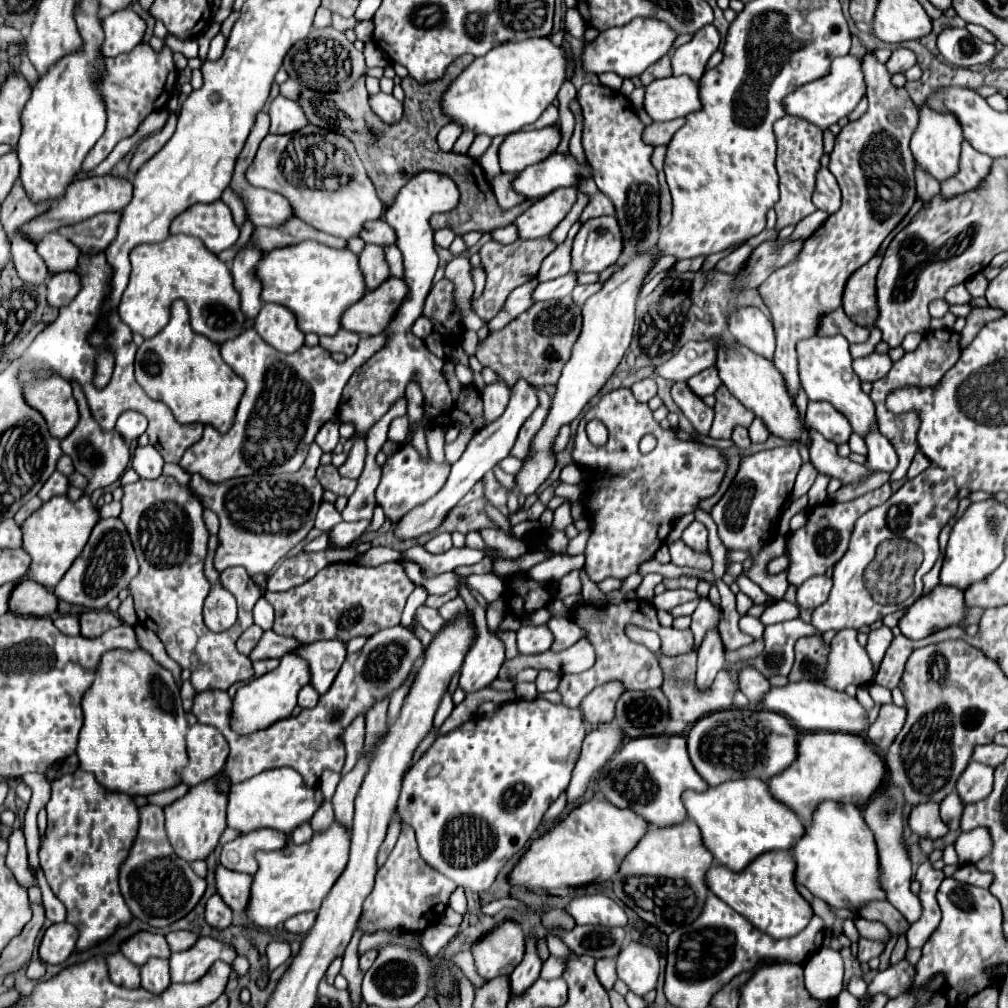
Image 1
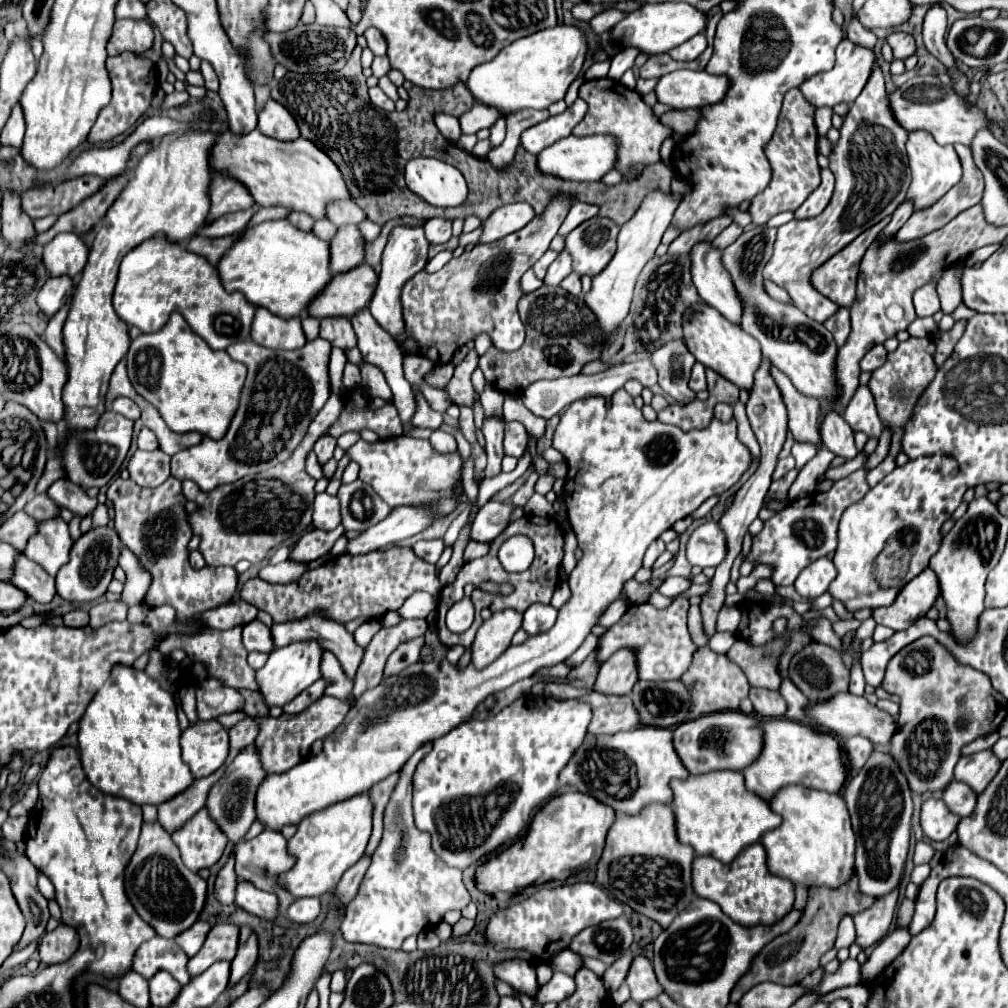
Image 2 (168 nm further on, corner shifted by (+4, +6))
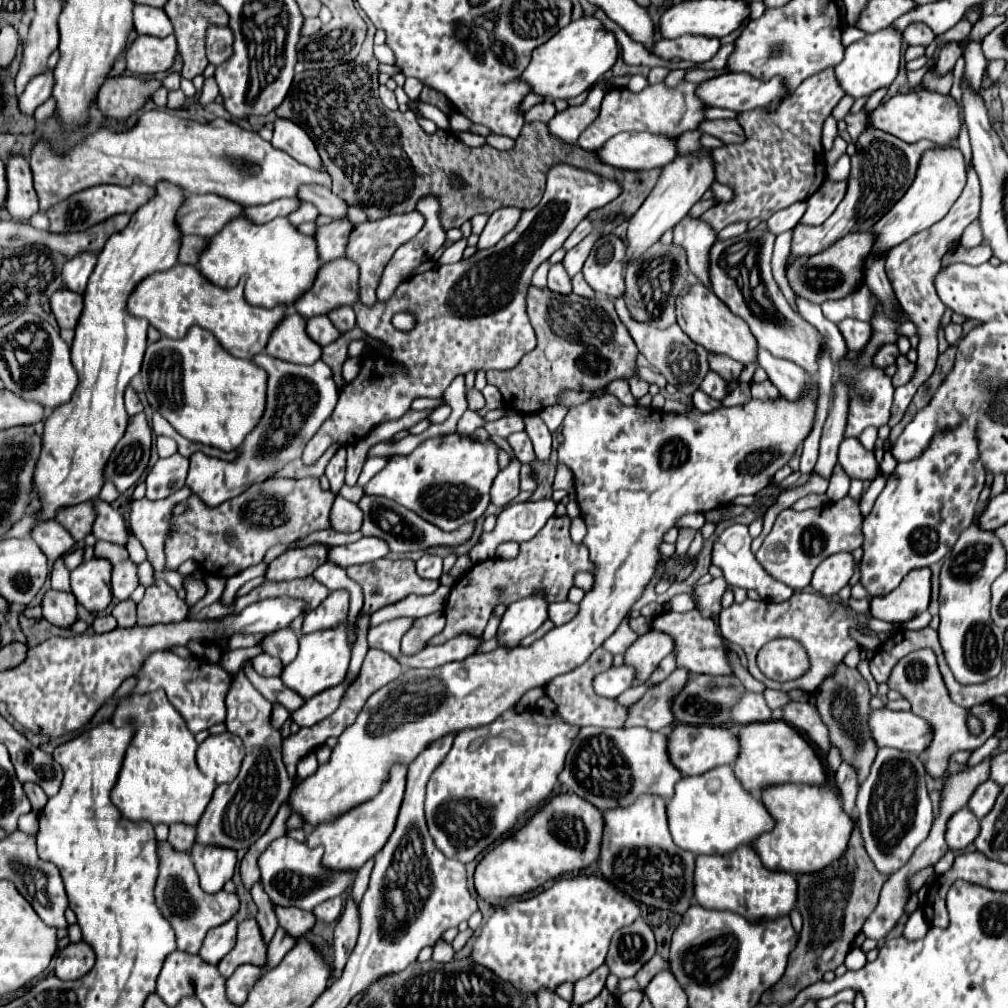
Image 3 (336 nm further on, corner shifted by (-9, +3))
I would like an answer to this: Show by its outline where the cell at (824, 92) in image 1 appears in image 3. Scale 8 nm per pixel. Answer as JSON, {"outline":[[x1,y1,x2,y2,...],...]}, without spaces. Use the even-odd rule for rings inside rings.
{"outline":[[893,27,881,29,873,35,865,35,863,39,851,43,845,49,843,61,835,67,837,79,841,81,841,87,845,89,845,93,859,99,859,97,871,95,873,91,877,91,881,87,889,87,893,83,893,79,897,77,899,59,901,59,901,45,903,45,901,33]]}

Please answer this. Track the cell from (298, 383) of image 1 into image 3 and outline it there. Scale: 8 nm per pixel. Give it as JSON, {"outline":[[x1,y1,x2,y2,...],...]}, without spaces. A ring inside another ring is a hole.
{"outline":[[259,353,259,357,255,357,253,361,261,365,269,375,267,409,257,429,245,439,241,455,235,463,211,459,203,453,195,453,191,457,187,487,207,507,217,507,223,501,241,495,251,485,269,479,285,463,301,457,307,441,313,437,313,433,321,427,321,423,333,413,337,405,337,385,333,381,333,371,323,361,303,367,277,361,275,357,269,357,265,353]]}

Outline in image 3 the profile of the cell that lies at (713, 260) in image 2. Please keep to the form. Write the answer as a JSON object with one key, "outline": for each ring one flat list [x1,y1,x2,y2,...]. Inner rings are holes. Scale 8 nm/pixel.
{"outline":[[689,213,673,227,673,243,681,245,687,253,689,269,697,279,709,287,709,245,717,239,715,231,701,219,693,219]]}

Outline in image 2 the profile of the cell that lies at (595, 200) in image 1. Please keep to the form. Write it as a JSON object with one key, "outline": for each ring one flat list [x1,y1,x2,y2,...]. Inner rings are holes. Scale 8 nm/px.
{"outline":[[580,202,574,204,574,206,570,208,570,212,568,212,564,224,560,226,560,232,558,232,558,234,566,236,570,230,574,230,574,228,580,226,584,220,588,220,588,218,592,218,592,216,596,216,596,214,598,214,598,206,592,206,592,204,580,204]]}

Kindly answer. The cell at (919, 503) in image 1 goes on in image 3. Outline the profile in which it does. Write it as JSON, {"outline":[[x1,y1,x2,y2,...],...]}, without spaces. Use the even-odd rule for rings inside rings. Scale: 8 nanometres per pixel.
{"outline":[[957,425,953,429,937,431,923,453,907,463,899,463,887,477,887,485,875,501,873,511,863,519,863,559,861,559,861,583,867,587,869,597,881,597,893,591,909,569,929,567,941,561,967,527,973,525,979,493,985,485,985,467,979,457,979,437,975,429]]}

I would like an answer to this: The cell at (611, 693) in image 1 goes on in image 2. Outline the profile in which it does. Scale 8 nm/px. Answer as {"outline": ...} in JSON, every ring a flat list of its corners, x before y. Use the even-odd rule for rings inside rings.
{"outline":[[618,650,614,658,608,658,608,662,600,666,594,690,606,696,620,696,620,694,630,694,636,682,638,674,632,650]]}

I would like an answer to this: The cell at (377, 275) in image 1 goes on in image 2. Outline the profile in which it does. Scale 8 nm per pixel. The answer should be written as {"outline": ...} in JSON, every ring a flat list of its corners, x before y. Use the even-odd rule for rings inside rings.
{"outline":[[356,226,338,228,332,246,332,270,336,274,344,274,364,264,364,248,366,240]]}

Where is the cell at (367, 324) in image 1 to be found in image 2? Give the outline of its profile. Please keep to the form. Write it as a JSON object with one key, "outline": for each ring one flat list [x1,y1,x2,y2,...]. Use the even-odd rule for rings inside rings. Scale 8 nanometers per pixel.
{"outline":[[364,264,348,274,338,274,328,284,328,290,312,302,312,310,308,310,314,318,330,318,330,316,344,316,352,318,360,310,368,308,374,292,378,286,378,272]]}

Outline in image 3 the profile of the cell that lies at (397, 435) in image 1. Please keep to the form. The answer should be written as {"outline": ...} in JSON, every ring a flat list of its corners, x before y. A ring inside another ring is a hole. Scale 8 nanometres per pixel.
{"outline":[[557,163,549,167,547,189,543,193,543,199,533,209,525,209,517,225,497,245,477,251,469,259,461,259,451,265,433,267,427,273,411,277,409,281,401,283,395,289,389,301,377,301,373,307,367,307,361,301,357,301,353,305,353,311,357,315,359,329,367,337,381,341,387,347,387,351,373,349,369,355,361,359,359,375,343,387,333,415,319,427,319,431,305,445,301,457,303,463,313,465,325,453,325,449,335,441,341,445,351,445,363,439,375,425,383,421,399,419,409,411,413,399,417,397,441,397,457,375,465,375,469,371,477,373,489,369,513,369,521,361,521,357,529,353,535,345,535,333,533,327,529,325,529,317,525,311,525,295,527,295,527,287,531,285,533,271,543,261,547,261,557,249,561,249,563,241,591,211,605,207,619,193,621,193,621,185,617,181,603,179,595,173,589,173,585,169,567,163],[405,309,417,315,417,327,409,333,401,333,391,327,391,317]]}

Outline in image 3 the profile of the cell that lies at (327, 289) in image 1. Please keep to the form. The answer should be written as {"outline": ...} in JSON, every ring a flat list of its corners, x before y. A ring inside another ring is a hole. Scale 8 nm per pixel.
{"outline":[[245,215,231,219,219,233,209,237,197,263,199,273,217,287,235,287,239,279,245,279,245,299,251,305,261,305,261,307,273,307,279,303,291,305,301,293,305,293,305,289,309,289,309,285,313,285,313,277,317,275,319,267,321,267,321,261,317,257,315,241,309,235,301,235,289,223,287,217,279,217,259,225,249,221]]}

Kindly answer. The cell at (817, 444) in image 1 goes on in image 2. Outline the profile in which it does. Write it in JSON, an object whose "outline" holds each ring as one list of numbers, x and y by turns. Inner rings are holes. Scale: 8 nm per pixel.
{"outline":[[772,368,772,376,776,378,780,392,784,394,784,402,788,406,788,428,794,434,794,440,822,448,824,444,818,432,820,402,816,402,816,398,804,398,804,394,800,394,792,386,792,382,784,374,780,374,778,368]]}

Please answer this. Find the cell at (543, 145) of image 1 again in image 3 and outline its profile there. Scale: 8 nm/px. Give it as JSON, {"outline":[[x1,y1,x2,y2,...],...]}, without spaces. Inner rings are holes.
{"outline":[[597,83,597,85,593,85,593,89,589,89,589,95,581,105,567,107,565,111,559,111,549,121,551,133,561,137,563,141,575,143,579,133,585,131,597,119,601,101,603,101,605,93,609,93,611,89,615,89,613,83]]}

